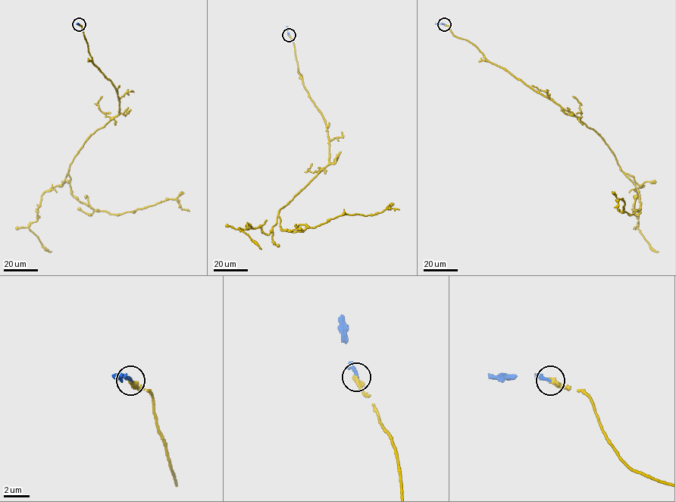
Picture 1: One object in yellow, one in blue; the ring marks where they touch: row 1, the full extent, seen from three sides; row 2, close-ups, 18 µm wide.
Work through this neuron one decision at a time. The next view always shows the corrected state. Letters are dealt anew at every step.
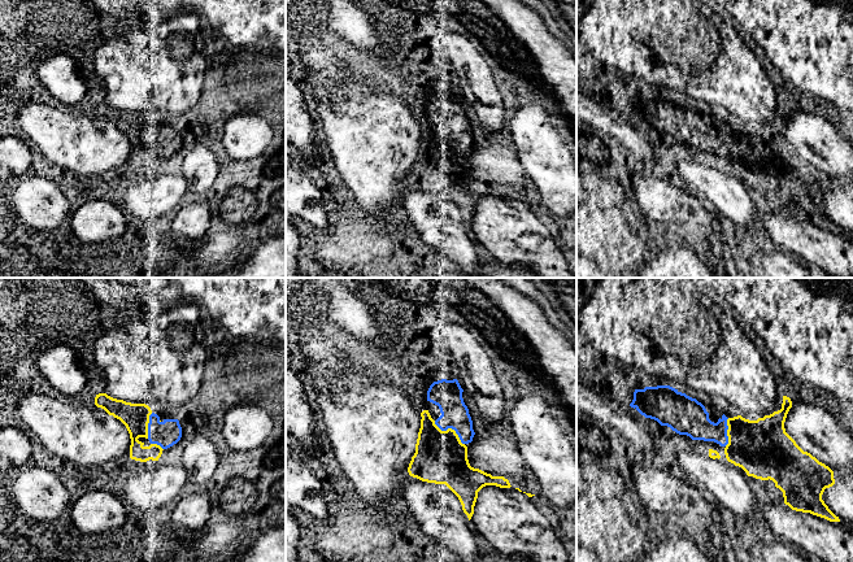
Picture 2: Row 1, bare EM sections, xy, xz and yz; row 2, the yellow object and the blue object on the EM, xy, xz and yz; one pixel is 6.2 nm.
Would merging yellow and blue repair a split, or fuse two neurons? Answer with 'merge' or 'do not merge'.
merge

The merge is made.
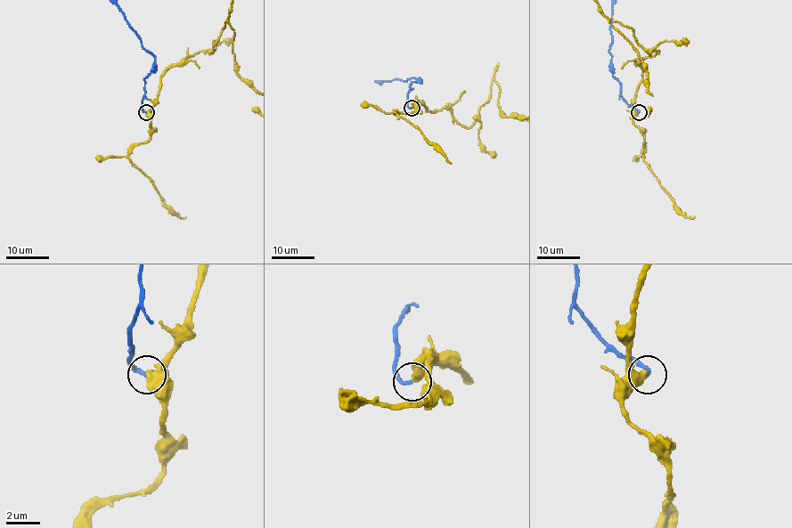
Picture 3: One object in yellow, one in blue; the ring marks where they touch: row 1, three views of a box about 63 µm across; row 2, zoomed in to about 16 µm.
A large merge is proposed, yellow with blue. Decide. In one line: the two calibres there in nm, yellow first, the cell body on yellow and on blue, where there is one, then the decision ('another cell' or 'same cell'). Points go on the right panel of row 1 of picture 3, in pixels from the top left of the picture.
500/240 nm | yellow none | blue none | same cell

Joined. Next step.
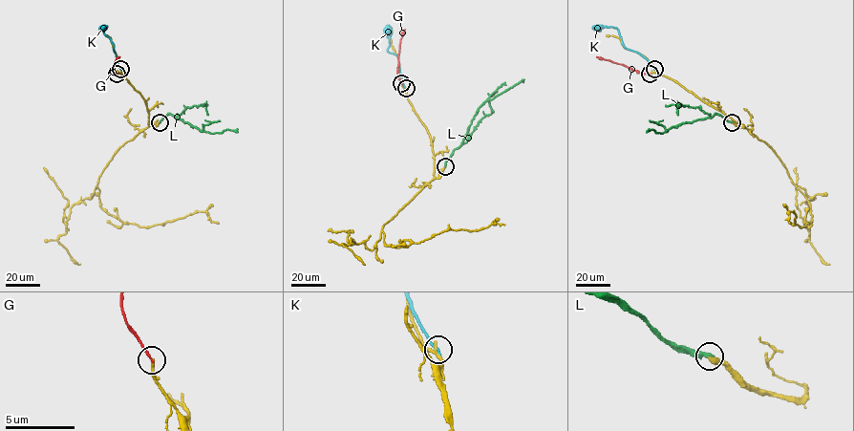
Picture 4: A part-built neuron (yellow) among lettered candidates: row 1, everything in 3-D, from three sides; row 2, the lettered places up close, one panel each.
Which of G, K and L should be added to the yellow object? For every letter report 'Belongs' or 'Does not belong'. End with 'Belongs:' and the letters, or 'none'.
G: Does not belong
K: Does not belong
L: Belongs
Belongs: L

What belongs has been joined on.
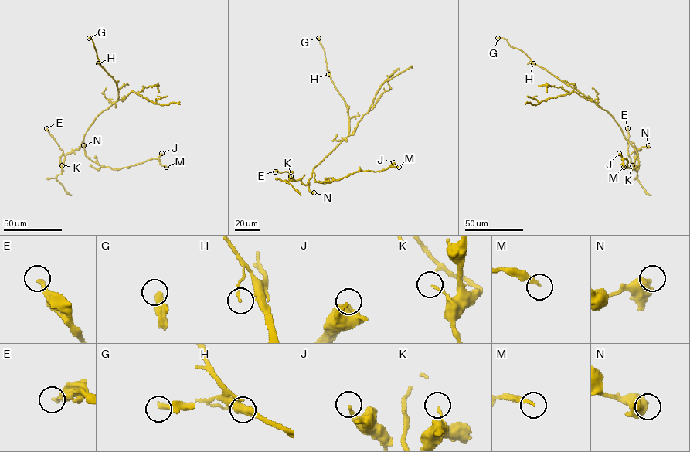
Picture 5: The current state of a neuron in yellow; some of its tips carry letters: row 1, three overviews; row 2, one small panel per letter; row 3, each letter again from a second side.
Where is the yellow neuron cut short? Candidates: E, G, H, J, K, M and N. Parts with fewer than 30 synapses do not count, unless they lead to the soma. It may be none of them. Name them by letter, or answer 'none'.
G

